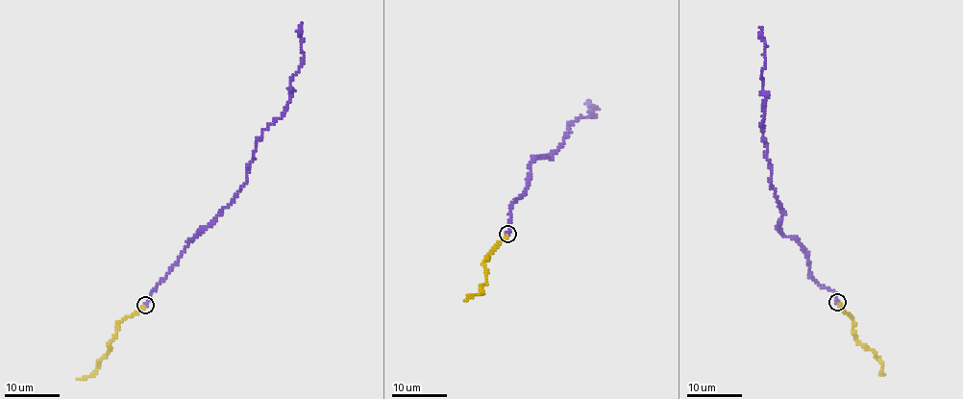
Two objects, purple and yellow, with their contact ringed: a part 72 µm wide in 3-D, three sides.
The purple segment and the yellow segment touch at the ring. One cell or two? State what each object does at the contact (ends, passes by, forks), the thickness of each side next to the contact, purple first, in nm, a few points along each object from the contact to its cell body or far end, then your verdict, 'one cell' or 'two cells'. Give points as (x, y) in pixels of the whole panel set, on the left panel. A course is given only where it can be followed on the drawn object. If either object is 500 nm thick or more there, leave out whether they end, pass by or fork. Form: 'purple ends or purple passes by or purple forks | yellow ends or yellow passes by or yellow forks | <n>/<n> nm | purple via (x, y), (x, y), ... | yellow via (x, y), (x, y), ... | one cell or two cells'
purple ends | yellow ends | 220/280 nm | purple via (145, 306), (191, 240), (244, 184), (255, 143), (289, 101), (291, 77), (303, 59), (303, 22) | yellow via (145, 306), (118, 323), (116, 336), (109, 344), (108, 354), (98, 361), (97, 370), (92, 375), (77, 378) | one cell

